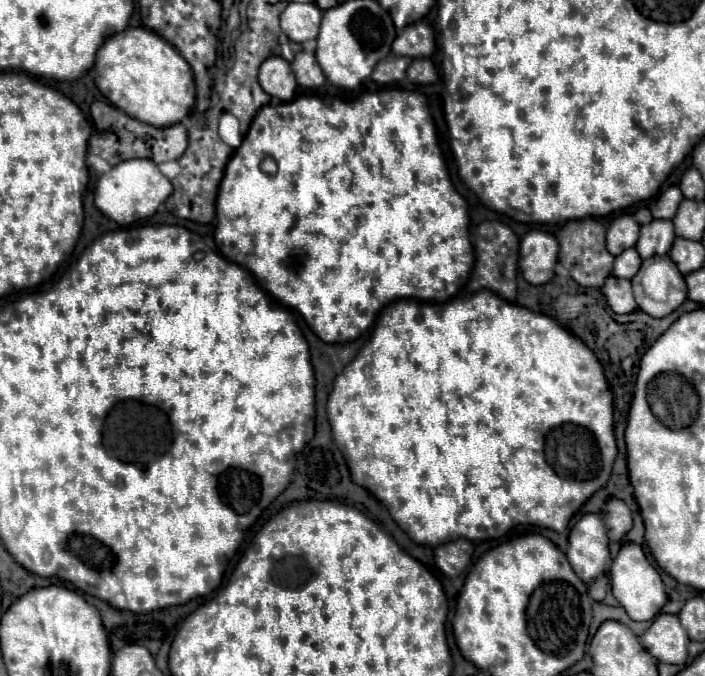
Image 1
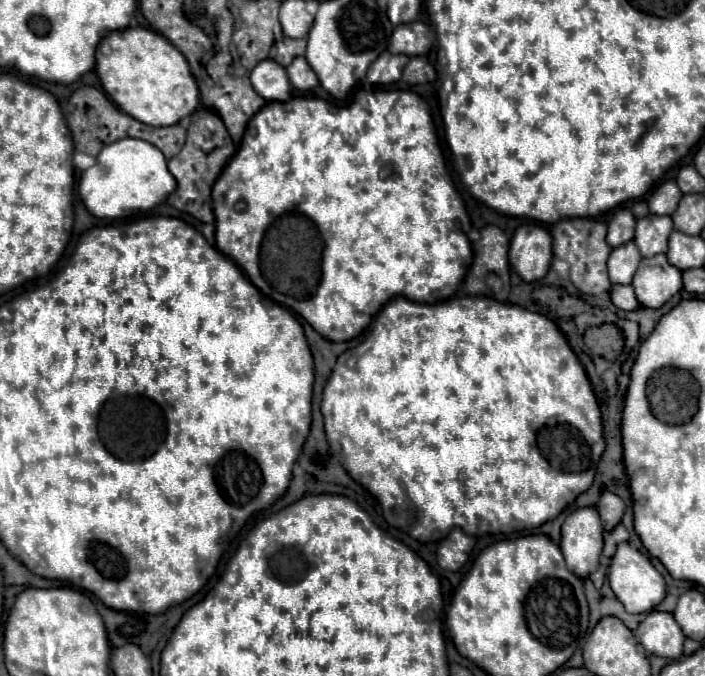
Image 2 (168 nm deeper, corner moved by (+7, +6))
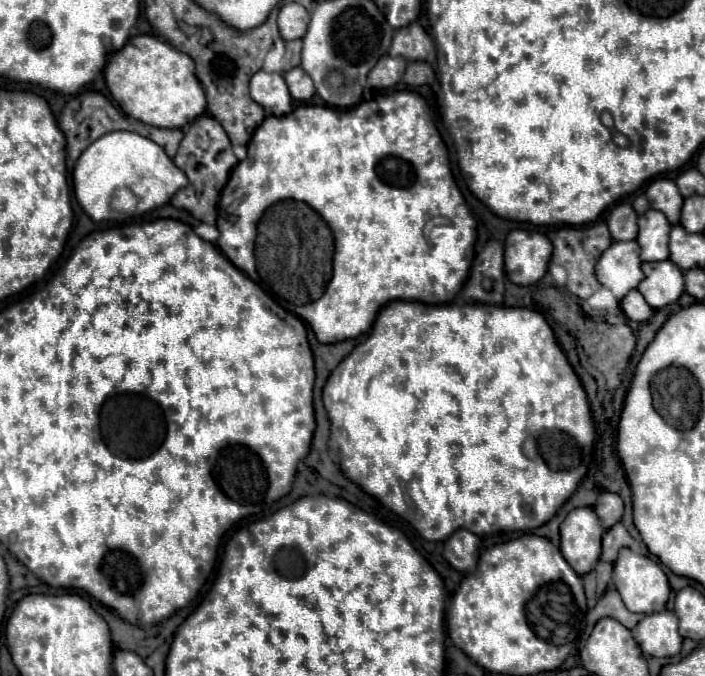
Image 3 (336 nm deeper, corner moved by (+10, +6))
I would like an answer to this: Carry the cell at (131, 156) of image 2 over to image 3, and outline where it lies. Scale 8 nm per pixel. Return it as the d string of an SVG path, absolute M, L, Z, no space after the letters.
M118 130L100 136L96 142L92 142L92 146L84 150L74 166L72 184L76 200L84 208L84 212L94 222L104 222L112 220L118 214L110 208L112 192L116 188L130 188L138 196L138 212L148 212L168 204L180 188L188 186L188 178L184 178L184 172L156 142L136 132Z

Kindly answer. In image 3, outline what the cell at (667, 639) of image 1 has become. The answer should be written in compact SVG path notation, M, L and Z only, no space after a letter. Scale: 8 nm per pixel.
M670 610L644 616L644 620L632 630L632 634L646 656L670 658L680 654L682 650L676 614Z

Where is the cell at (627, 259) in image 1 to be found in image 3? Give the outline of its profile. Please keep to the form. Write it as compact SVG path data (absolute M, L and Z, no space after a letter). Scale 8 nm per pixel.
M612 242L612 246L598 258L594 274L602 286L614 292L616 300L622 300L644 280L640 266L638 242Z

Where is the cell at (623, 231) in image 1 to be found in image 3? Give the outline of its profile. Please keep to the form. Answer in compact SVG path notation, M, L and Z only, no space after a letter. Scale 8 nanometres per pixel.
M616 204L608 216L608 228L614 240L634 240L638 234L638 214L632 204Z

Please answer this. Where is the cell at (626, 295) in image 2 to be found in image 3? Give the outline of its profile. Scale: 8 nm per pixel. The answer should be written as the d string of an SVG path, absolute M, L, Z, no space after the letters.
M632 290L624 300L622 300L622 310L628 316L628 320L638 322L638 324L648 324L654 310L644 302L644 296L638 290Z

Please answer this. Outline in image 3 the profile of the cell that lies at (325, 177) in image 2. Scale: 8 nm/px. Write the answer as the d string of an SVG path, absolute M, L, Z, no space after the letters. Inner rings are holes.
M408 90L392 92L388 96L378 96L376 100L362 102L348 110L326 108L326 106L298 106L292 114L286 114L284 118L268 116L256 128L252 140L248 142L246 160L242 160L236 166L236 170L232 170L232 178L228 180L228 186L222 190L218 230L220 230L218 246L230 258L230 262L236 264L242 272L246 272L266 292L276 296L276 302L282 308L306 320L312 326L318 342L322 344L334 344L348 338L358 338L360 334L372 328L372 322L378 310L390 300L416 300L424 304L443 304L452 301L469 278L470 266L474 260L473 245L476 240L476 220L472 218L452 178L446 144L428 114L428 106L424 98ZM386 114L394 114L394 124L386 120ZM322 220L328 224L330 236L322 232L324 230Z

